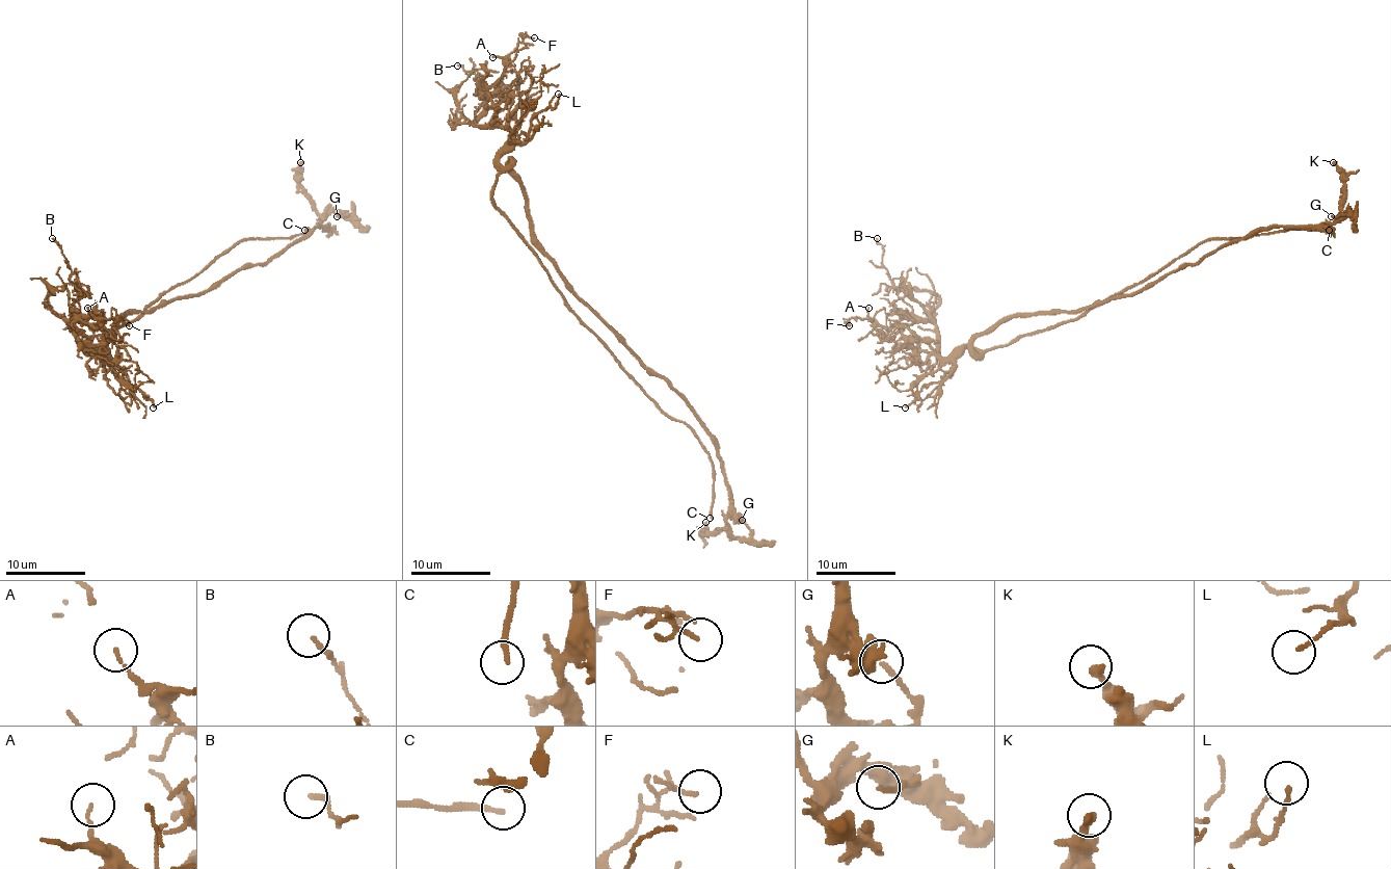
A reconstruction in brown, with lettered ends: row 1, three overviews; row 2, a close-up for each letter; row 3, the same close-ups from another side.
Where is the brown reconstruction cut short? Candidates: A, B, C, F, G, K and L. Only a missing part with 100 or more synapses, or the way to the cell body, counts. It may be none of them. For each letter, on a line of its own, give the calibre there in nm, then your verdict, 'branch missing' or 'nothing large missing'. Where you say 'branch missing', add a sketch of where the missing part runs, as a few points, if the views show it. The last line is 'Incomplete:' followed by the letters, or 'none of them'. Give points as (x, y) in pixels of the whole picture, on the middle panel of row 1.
A: 90 nm | nothing large missing
B: 170 nm | nothing large missing
C: 190 nm | branch missing
F: 90 nm | nothing large missing
G: 160 nm | nothing large missing
K: 240 nm | nothing large missing
L: 130 nm | nothing large missing
Incomplete: C

